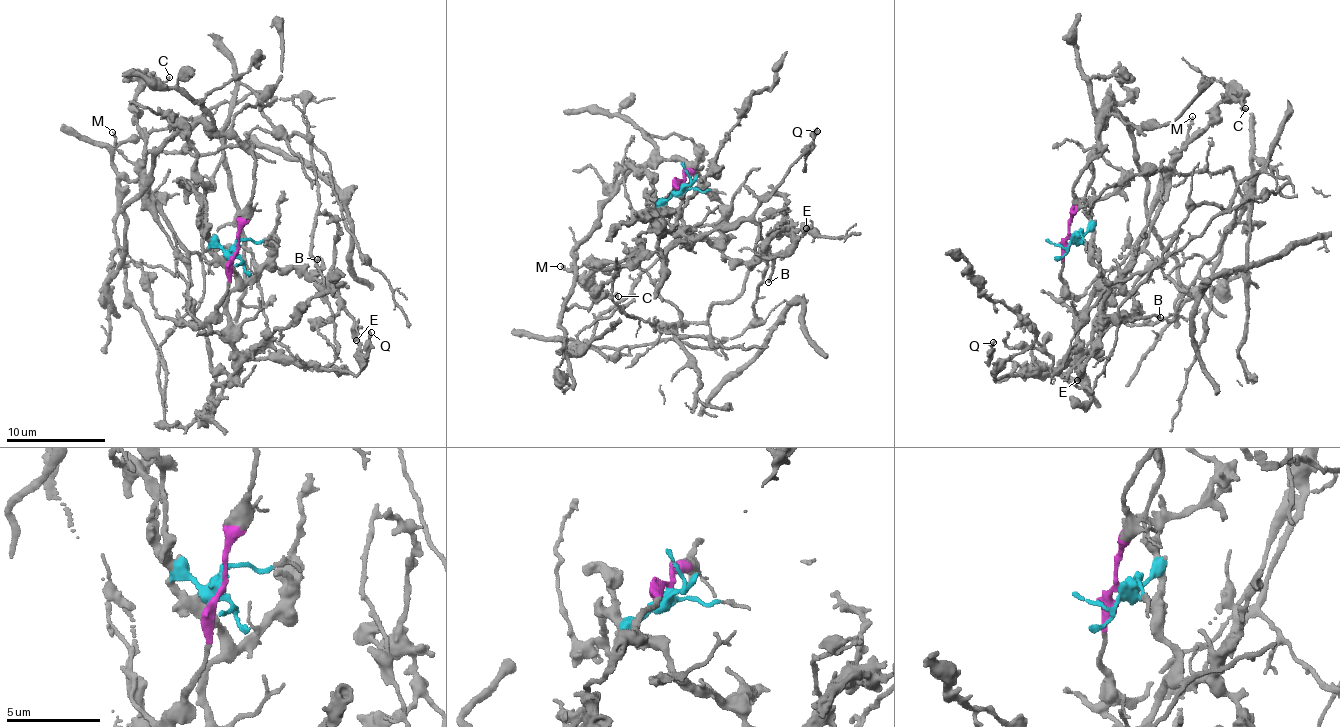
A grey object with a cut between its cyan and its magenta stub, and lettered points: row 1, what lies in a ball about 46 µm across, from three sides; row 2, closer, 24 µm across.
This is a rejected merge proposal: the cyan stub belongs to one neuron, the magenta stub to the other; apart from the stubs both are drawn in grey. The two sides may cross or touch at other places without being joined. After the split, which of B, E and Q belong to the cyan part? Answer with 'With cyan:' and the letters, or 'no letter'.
With cyan: B, E, Q

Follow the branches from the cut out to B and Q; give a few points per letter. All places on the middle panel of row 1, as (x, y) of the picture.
B: (684, 183), (659, 207), (733, 259), (752, 261), (767, 253), (772, 261), (767, 282)
Q: (684, 183), (659, 209), (677, 217), (685, 227), (679, 237), (735, 228), (809, 150), (817, 130)

